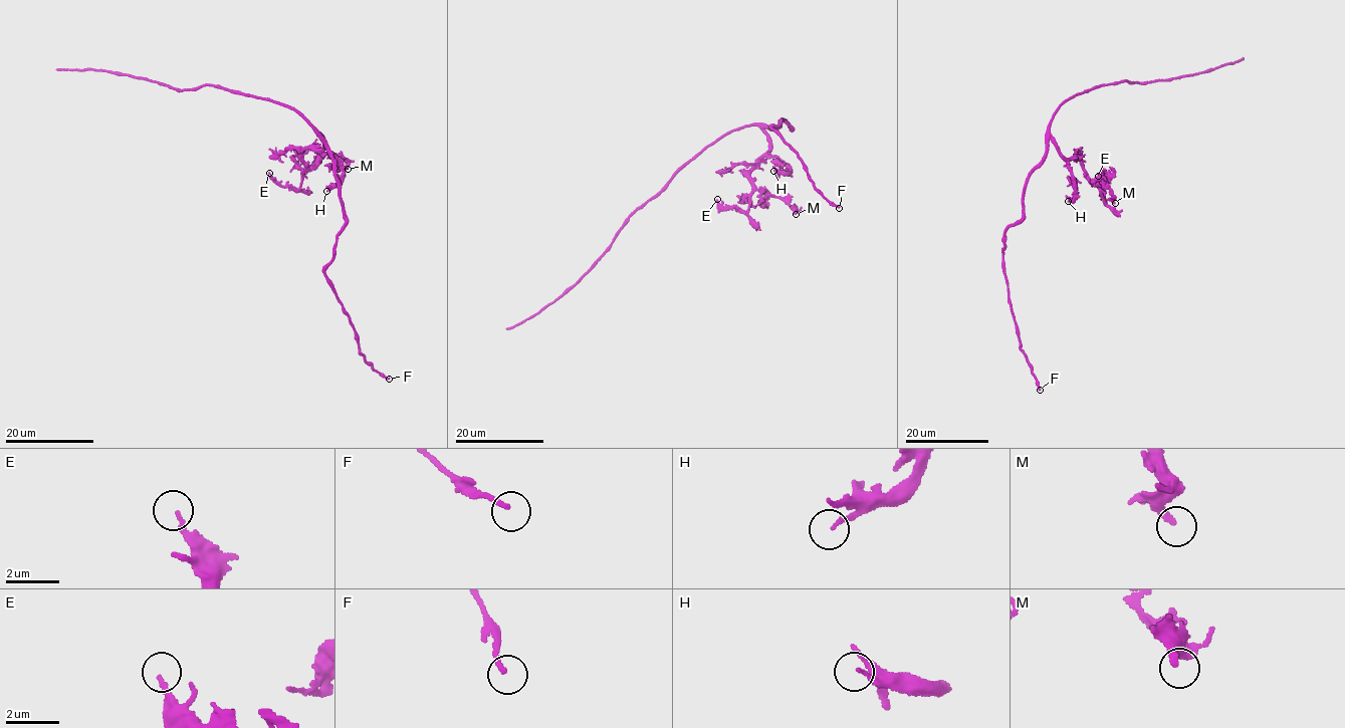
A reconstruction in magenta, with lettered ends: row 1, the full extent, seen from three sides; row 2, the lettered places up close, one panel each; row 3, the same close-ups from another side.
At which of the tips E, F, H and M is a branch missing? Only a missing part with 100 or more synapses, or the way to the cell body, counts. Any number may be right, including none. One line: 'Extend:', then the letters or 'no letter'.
Extend: no letter

